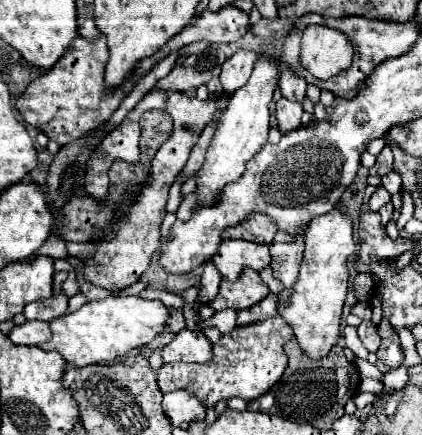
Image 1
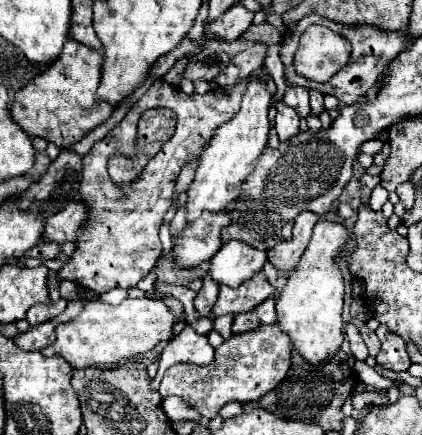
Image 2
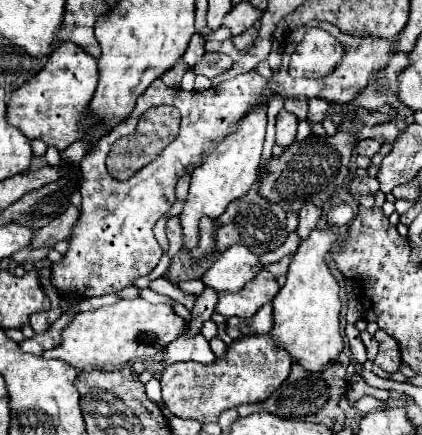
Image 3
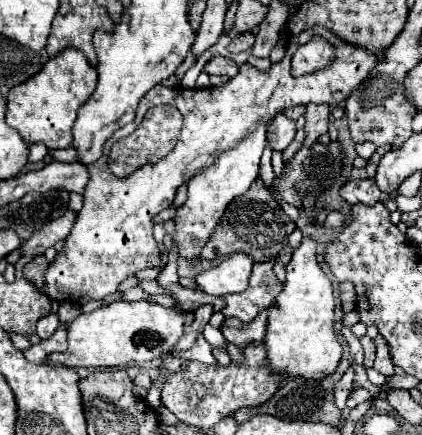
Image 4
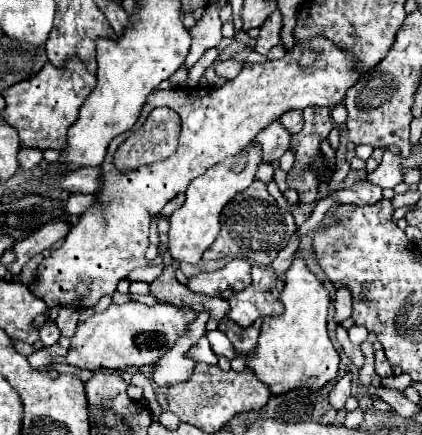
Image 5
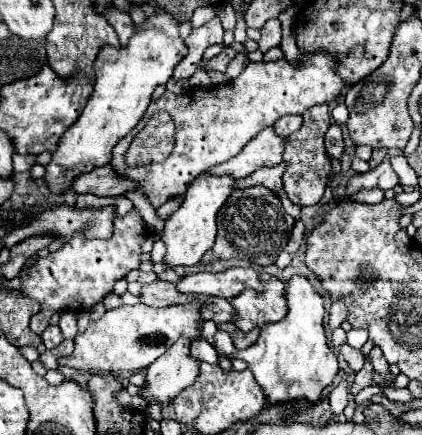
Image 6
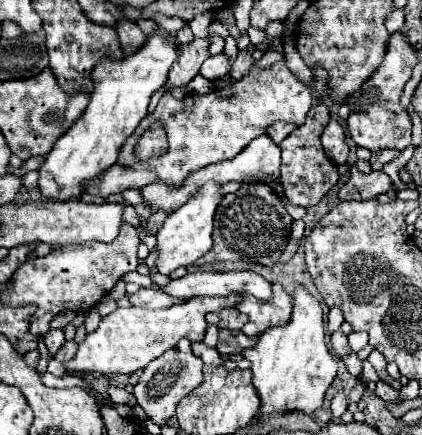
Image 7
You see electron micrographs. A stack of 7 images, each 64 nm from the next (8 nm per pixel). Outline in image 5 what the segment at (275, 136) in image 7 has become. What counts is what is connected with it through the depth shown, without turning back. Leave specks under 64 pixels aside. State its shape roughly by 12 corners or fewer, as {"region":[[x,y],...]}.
{"region":[[290,110],[280,118],[280,124],[290,134],[302,130],[302,112]]}

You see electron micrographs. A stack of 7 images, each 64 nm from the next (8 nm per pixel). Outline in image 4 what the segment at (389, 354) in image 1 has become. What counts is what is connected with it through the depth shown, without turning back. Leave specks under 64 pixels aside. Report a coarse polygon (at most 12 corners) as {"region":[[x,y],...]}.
{"region":[[376,336],[374,370],[394,376],[388,344]]}

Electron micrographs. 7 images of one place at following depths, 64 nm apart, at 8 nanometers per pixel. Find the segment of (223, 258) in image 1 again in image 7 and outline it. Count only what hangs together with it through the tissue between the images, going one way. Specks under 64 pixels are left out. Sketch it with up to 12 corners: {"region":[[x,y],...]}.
{"region":[[188,272],[160,286],[180,300],[252,294],[272,298],[272,284],[254,272]]}

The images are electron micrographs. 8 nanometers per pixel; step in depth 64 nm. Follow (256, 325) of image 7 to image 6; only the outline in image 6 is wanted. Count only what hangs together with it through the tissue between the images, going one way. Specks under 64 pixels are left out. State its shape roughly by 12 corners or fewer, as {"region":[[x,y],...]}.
{"region":[[260,272],[264,292],[244,290],[230,304],[242,332],[286,316],[284,284]]}

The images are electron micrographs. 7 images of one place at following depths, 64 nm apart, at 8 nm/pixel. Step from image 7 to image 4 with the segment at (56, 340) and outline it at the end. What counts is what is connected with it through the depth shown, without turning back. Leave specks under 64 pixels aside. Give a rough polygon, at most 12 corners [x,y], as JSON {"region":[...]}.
{"region":[[56,314],[38,320],[38,336],[48,340],[60,326]]}

